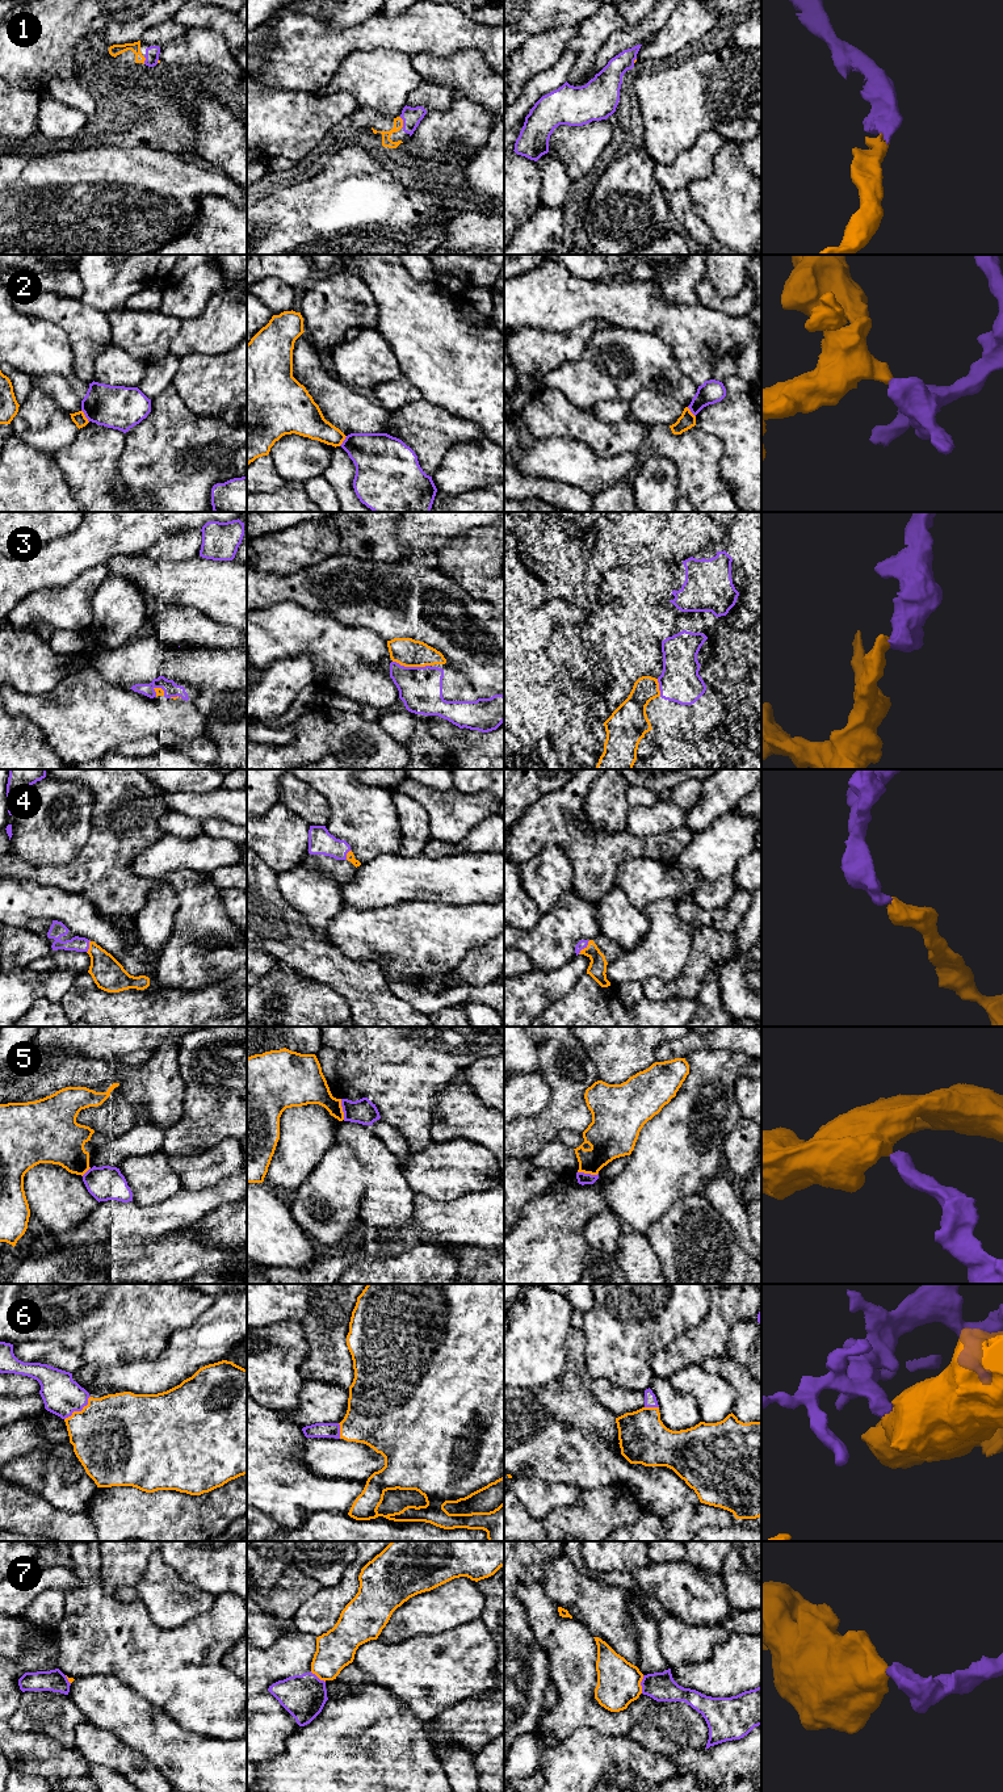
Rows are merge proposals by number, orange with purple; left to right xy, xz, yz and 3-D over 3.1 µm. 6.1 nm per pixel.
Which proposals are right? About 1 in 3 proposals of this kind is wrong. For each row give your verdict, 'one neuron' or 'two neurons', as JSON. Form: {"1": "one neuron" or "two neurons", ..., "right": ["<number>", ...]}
{"1": "one neuron", "2": "two neurons", "3": "one neuron", "4": "one neuron", "5": "two neurons", "6": "one neuron", "7": "two neurons", "right": ["1", "3", "4", "6"]}

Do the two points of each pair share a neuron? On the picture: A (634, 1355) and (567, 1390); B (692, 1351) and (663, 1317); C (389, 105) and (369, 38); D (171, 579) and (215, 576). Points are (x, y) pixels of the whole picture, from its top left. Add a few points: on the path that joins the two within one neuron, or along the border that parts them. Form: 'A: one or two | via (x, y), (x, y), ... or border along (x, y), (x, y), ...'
A: two | border along (584, 1347), (584, 1363), (591, 1380)
B: two | border along (705, 1317), (654, 1352)
C: two | border along (403, 53), (393, 50), (355, 50), (343, 59)
D: one | via (181, 579), (205, 579)

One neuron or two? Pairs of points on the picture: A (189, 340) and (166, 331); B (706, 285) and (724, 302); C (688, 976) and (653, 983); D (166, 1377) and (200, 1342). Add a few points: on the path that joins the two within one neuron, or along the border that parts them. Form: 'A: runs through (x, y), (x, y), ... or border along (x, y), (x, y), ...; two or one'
A: border along (181, 320), (180, 328), (171, 340), (168, 352); two
B: runs through (709, 290), (718, 299); one
C: runs through (679, 985), (676, 987), (662, 987); one
D: runs through (172, 1368), (191, 1350); one

